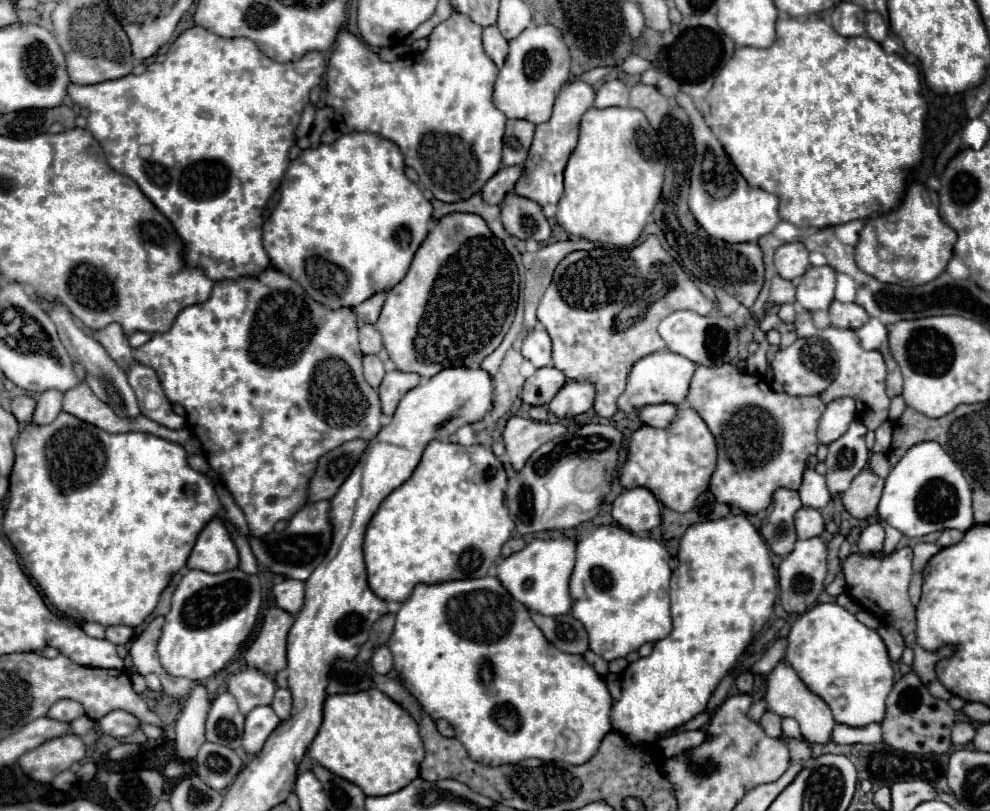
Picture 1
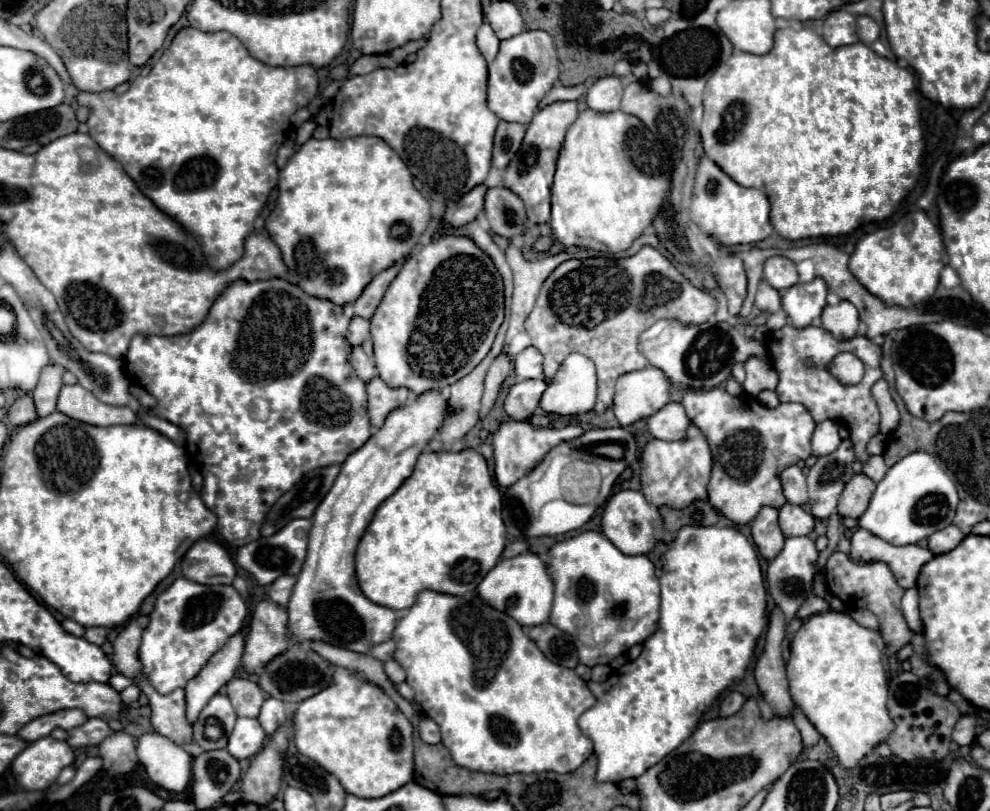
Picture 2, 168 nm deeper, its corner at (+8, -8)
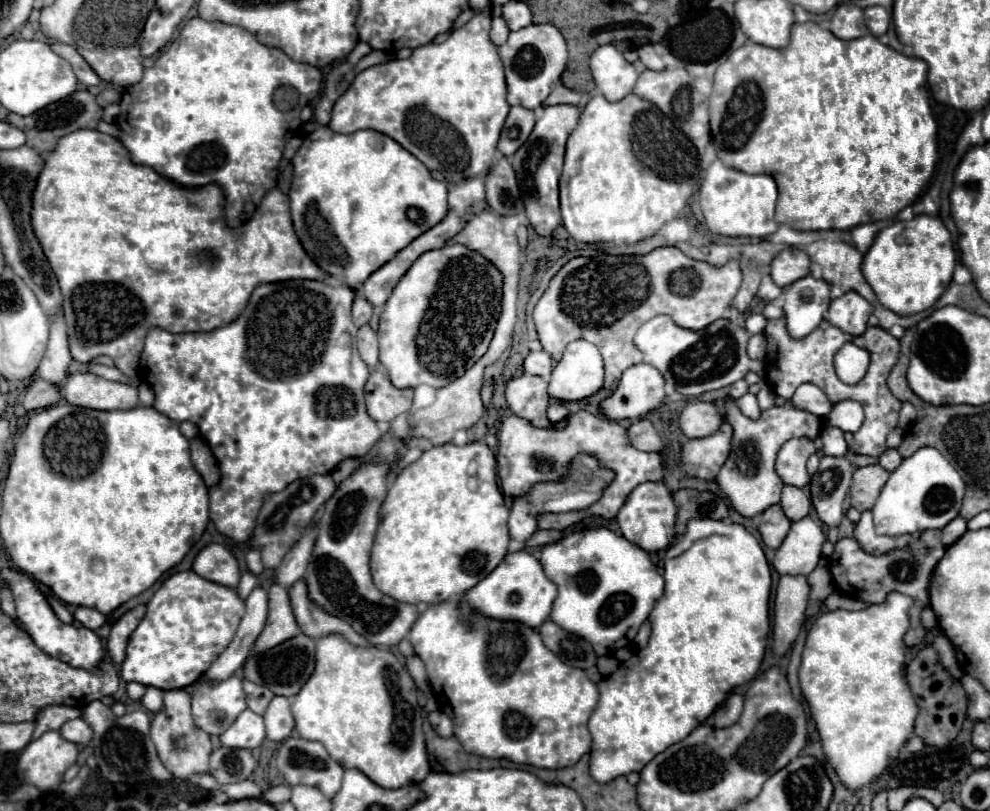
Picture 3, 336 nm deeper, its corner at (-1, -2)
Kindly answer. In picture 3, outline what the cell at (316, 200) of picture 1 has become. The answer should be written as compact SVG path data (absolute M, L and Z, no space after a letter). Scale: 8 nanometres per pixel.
M329 127L315 129L291 159L293 181L289 189L293 229L301 247L331 279L349 287L365 283L365 279L391 261L413 239L429 231L447 215L447 185L435 181L429 169L421 165L407 149L377 131L357 131L351 135L333 133Z

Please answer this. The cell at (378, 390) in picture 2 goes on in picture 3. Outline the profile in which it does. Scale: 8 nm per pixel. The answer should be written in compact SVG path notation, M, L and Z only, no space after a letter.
M375 369L367 381L367 411L375 421L393 421L411 409L413 389L397 389L385 369Z

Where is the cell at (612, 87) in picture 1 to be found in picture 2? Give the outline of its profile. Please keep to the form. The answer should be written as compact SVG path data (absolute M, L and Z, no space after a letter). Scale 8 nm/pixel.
M614 75L598 77L588 87L586 103L594 111L616 111L616 109L620 109L622 91L624 91L624 87L618 77L614 77Z

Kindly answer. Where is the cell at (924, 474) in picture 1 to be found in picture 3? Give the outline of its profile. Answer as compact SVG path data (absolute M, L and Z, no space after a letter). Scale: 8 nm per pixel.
M921 447L911 457L903 459L881 489L881 495L871 509L875 529L877 533L889 537L901 537L907 533L915 535L925 529L943 529L959 515L963 495L965 481L953 465L935 447Z

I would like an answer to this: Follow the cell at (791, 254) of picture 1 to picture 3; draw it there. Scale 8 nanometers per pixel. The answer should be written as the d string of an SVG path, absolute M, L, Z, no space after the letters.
M785 249L771 261L771 277L775 285L785 287L809 275L811 259L801 249Z

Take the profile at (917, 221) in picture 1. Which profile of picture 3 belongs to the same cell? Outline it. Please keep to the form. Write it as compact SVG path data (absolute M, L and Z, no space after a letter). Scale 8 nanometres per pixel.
M917 215L911 221L891 223L879 231L863 257L863 277L869 281L877 299L893 313L913 315L929 309L947 289L955 269L951 233L939 217Z

